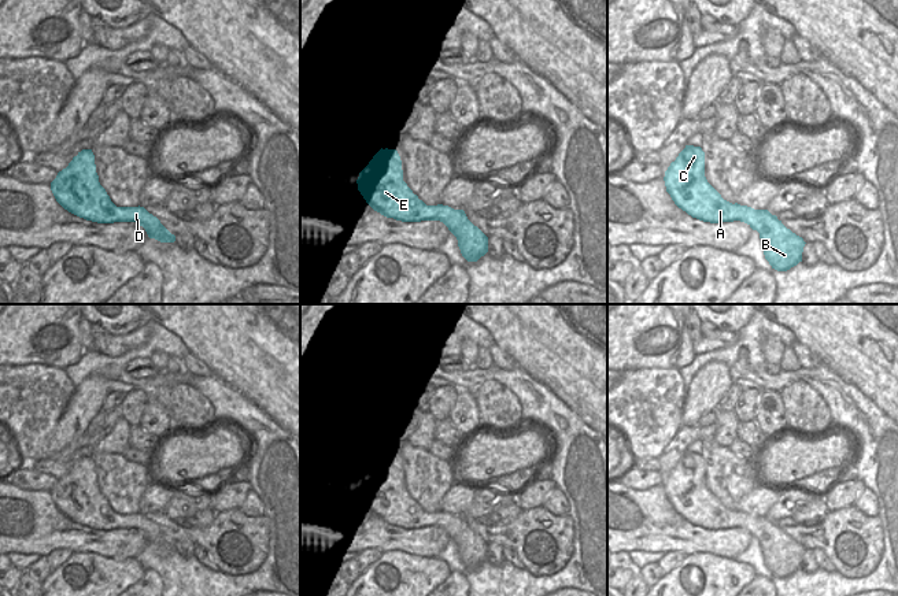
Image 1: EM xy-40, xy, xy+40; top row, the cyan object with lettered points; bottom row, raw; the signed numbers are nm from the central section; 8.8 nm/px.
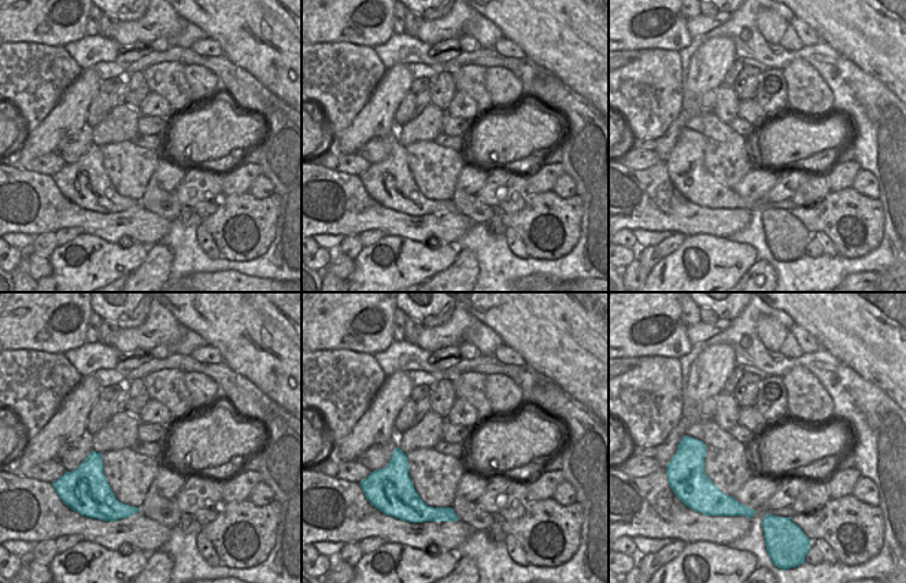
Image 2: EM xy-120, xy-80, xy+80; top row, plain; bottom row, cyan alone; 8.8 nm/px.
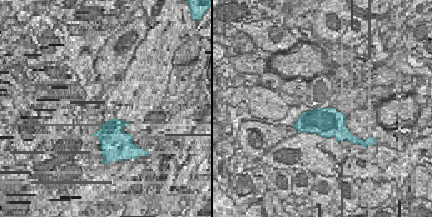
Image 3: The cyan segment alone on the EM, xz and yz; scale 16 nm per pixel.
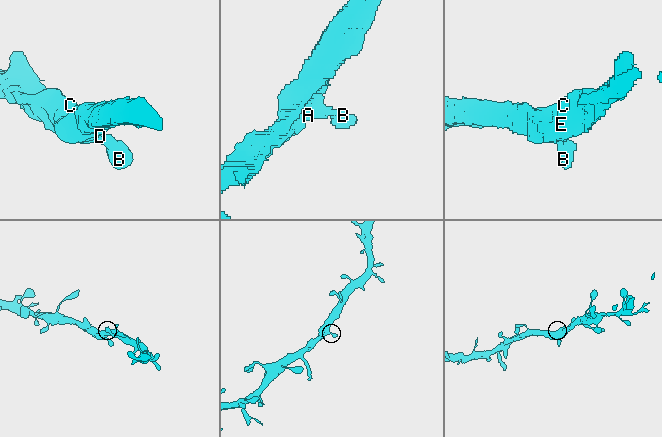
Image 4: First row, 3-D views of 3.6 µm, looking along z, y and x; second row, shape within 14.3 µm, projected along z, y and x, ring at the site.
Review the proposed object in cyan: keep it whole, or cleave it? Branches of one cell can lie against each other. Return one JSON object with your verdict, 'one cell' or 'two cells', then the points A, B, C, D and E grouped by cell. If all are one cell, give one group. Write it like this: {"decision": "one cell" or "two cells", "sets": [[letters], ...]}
{"decision": "one cell", "sets": [["A", "B", "C", "D", "E"]]}

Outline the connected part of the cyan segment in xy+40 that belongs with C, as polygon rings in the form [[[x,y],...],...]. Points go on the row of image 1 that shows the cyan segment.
[[[685,145],[665,171],[664,181],[675,204],[692,218],[710,223],[740,221],[757,230],[772,269],[787,271],[802,262],[806,243],[776,215],[768,210],[732,204],[707,182],[705,152],[701,147]]]

